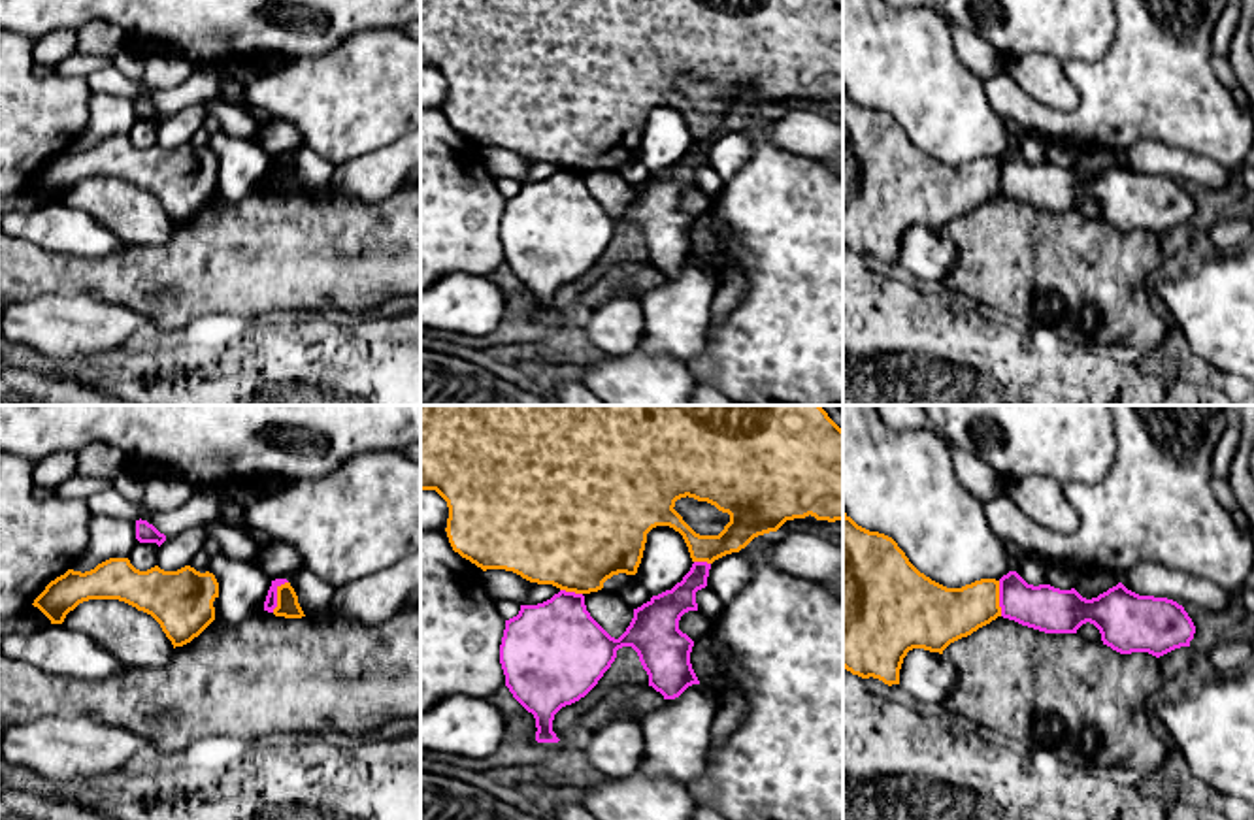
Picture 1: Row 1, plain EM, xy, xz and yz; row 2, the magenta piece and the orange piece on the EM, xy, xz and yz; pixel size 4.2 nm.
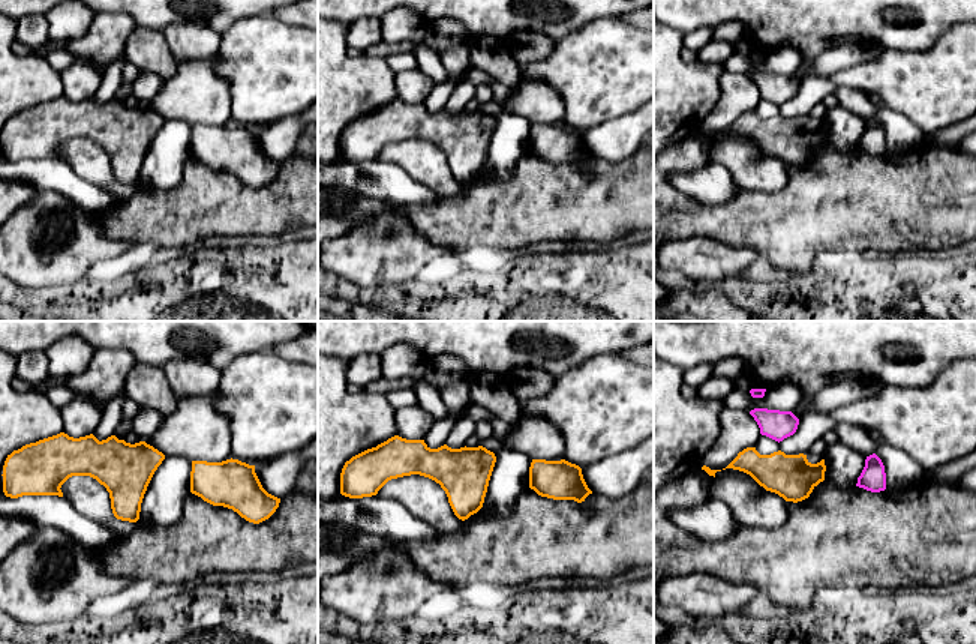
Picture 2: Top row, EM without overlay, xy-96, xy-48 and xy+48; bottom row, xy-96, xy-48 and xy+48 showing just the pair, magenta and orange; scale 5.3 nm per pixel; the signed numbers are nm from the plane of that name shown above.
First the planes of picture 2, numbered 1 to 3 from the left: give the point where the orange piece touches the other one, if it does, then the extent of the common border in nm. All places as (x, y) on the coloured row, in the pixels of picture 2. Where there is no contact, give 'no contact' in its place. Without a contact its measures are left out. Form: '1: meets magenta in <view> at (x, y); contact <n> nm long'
1: no contact
2: no contact
3: no contact

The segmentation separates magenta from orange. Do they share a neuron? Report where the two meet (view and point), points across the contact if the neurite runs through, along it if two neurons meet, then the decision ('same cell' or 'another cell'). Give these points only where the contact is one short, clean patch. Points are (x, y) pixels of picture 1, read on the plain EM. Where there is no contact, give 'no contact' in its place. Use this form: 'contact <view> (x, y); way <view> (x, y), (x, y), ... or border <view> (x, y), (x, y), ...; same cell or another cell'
contact xy (276, 174); another cell

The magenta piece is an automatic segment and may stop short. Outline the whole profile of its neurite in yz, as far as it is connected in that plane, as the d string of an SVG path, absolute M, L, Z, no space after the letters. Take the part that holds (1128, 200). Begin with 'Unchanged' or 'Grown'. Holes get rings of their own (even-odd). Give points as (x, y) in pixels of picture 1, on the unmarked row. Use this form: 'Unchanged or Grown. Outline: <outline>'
Unchanged. Outline: M1009 149L999 156L999 185L1003 196L1045 211L1077 211L1082 202L1090 200L1099 207L1103 222L1120 232L1148 230L1160 236L1175 226L1190 224L1196 211L1196 204L1182 183L1167 175L1139 173L1122 160L1086 177L1075 166L1033 164L1016 149Z

